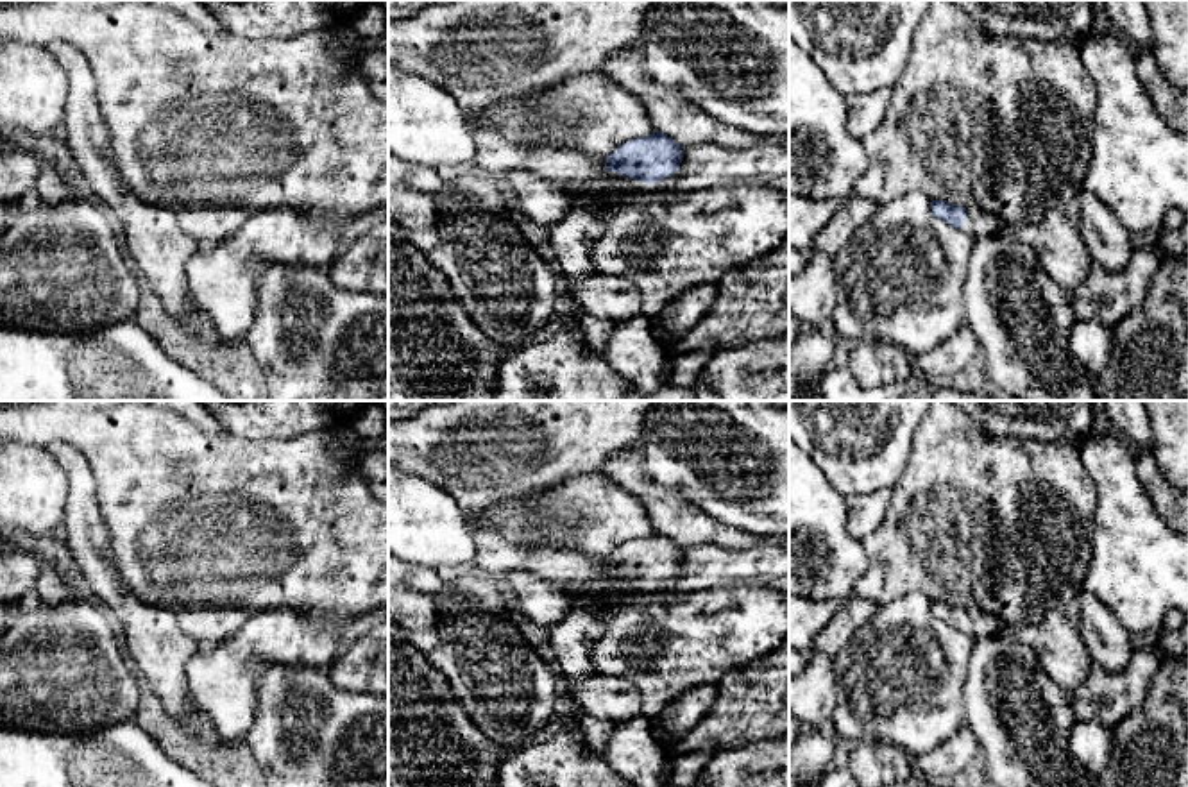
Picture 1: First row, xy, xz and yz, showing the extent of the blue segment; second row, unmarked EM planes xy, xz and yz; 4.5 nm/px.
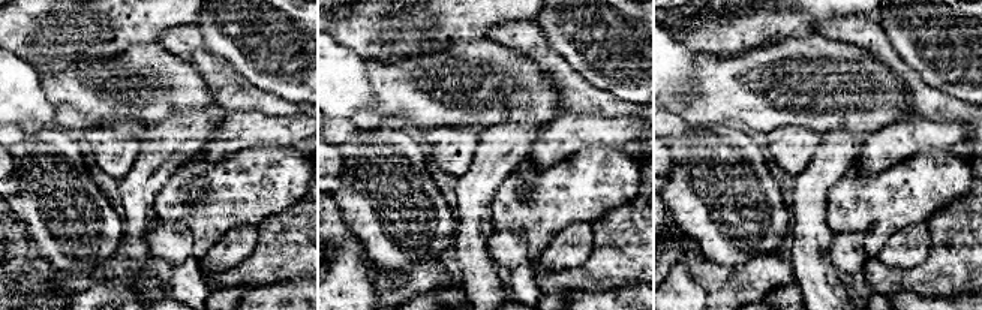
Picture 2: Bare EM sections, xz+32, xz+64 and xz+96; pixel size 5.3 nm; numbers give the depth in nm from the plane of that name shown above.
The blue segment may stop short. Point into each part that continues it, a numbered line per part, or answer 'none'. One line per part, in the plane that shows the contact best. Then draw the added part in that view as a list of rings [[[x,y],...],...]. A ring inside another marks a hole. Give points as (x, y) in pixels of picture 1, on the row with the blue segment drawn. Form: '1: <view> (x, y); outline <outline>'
1: xz (573, 236); outline [[[601,172],[594,179],[576,186],[581,199],[549,229],[551,252],[558,263],[560,293],[573,300],[567,292],[569,286],[596,270],[590,258],[592,245],[601,236],[607,215],[612,209],[612,204],[605,197],[639,191],[646,186],[642,181],[614,172]],[[574,302],[565,318],[578,320],[580,313],[581,309]]]

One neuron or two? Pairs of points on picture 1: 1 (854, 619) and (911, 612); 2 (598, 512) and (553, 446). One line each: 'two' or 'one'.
1: two
2: two

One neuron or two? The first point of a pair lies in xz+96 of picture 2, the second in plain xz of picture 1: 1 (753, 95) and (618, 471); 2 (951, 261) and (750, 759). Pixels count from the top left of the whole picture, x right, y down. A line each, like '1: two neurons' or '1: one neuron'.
1: two neurons
2: two neurons

